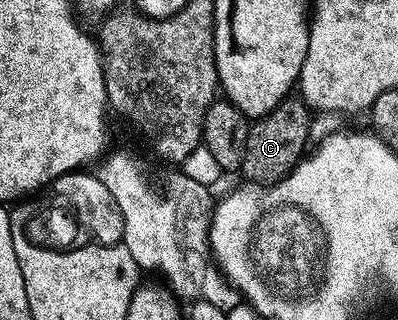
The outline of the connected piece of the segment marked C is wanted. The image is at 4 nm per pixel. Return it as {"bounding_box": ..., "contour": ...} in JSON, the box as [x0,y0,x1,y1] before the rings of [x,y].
{"bounding_box":[241,97,311,185],"contour":[[[287,97],[276,109],[266,115],[255,118],[250,124],[248,149],[244,149],[244,161],[241,174],[251,183],[269,185],[278,183],[301,163],[307,154],[306,142],[310,139],[311,108],[298,97]]]}

